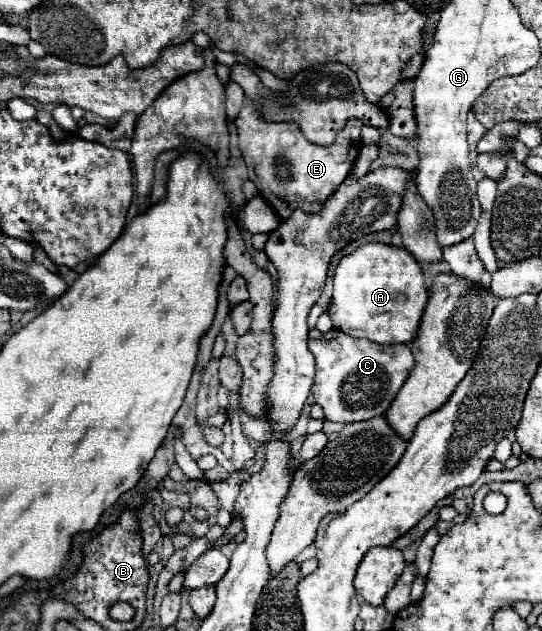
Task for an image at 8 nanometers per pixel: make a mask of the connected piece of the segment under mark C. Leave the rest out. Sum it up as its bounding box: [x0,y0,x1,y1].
[309,329,415,423]

